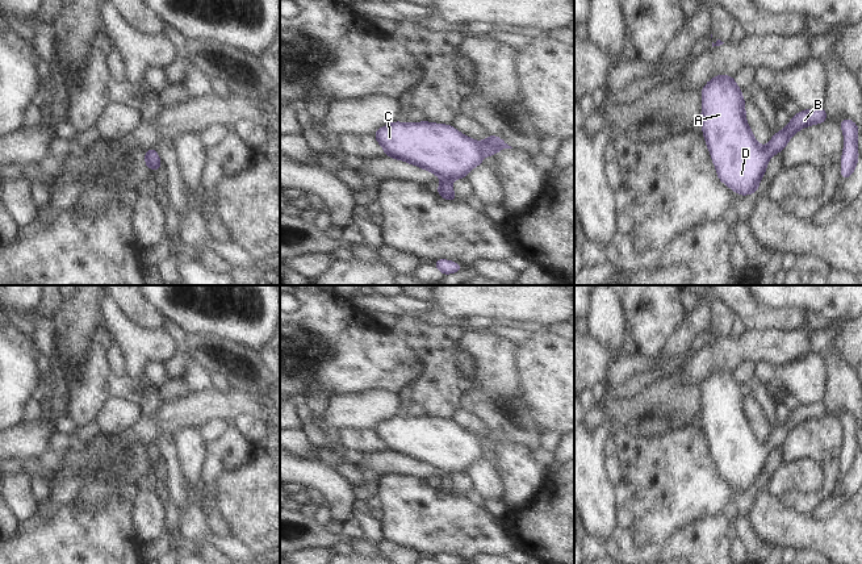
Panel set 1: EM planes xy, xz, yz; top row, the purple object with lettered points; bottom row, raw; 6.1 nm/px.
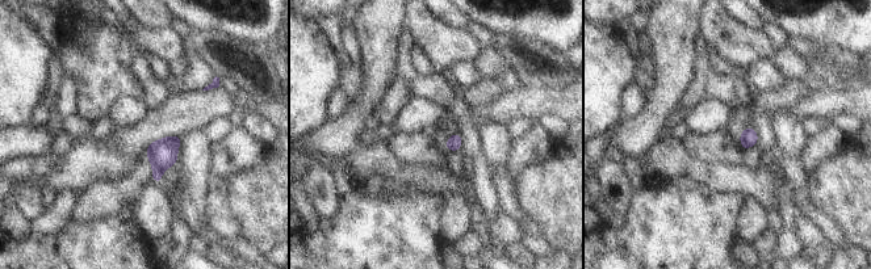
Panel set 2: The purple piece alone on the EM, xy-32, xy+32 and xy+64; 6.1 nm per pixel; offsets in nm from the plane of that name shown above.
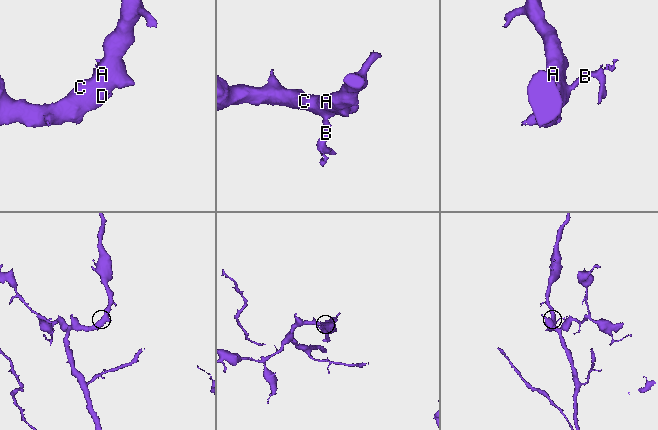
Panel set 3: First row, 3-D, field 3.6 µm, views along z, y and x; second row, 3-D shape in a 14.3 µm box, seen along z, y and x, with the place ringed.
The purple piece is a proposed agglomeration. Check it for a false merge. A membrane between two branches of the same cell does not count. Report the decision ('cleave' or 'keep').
keep

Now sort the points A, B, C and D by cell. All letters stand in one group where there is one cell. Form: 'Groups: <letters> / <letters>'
Groups: A B C D.

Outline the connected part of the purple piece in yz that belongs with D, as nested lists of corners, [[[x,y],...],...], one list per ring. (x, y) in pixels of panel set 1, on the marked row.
[[[717,75],[702,88],[700,93],[700,125],[717,177],[742,196],[758,189],[767,160],[781,153],[798,130],[828,121],[824,108],[799,110],[788,126],[774,134],[767,146],[762,147],[746,122],[746,103],[735,78]]]

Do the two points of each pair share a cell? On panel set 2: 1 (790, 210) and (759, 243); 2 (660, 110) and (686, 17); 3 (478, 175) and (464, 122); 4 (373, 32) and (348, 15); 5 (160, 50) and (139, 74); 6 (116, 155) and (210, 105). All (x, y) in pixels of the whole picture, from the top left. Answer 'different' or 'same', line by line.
1: different
2: same
3: same
4: different
5: same
6: same

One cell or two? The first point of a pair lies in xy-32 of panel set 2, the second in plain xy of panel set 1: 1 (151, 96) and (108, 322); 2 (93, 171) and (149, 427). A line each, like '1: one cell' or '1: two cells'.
1: one cell
2: one cell

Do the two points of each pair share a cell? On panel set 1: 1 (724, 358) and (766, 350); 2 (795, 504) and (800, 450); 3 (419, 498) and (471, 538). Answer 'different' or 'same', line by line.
1: same
2: same
3: same

